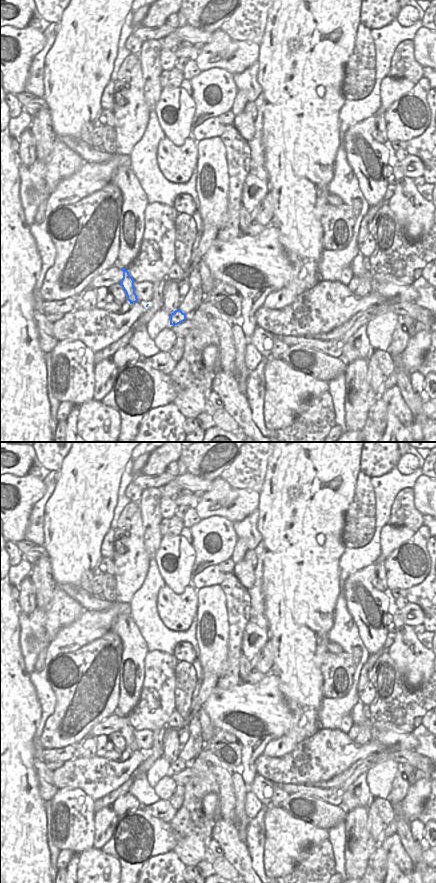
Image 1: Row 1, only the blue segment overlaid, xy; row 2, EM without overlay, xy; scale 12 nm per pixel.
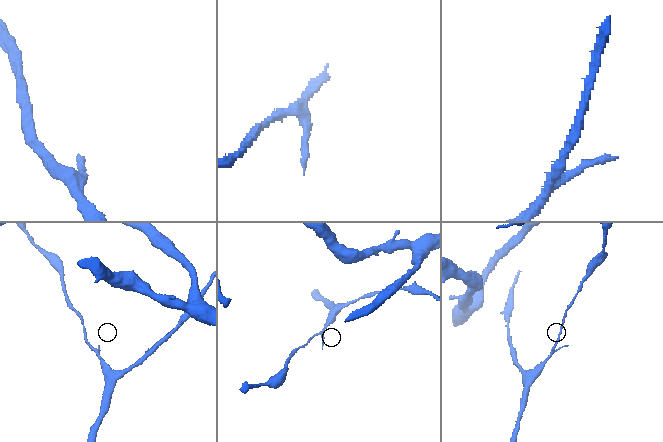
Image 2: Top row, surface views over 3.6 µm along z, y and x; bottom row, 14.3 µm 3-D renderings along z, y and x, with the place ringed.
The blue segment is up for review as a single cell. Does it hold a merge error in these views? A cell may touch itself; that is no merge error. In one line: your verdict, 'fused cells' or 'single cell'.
single cell

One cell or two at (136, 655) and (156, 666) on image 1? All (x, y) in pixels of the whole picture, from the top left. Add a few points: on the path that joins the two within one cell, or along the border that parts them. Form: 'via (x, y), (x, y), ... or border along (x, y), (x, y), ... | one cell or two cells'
border along (148, 652), (145, 656), (145, 676), (142, 683) | two cells

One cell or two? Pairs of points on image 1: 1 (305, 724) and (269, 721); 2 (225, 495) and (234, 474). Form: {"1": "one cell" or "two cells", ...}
{"1": "two cells", "2": "two cells"}

